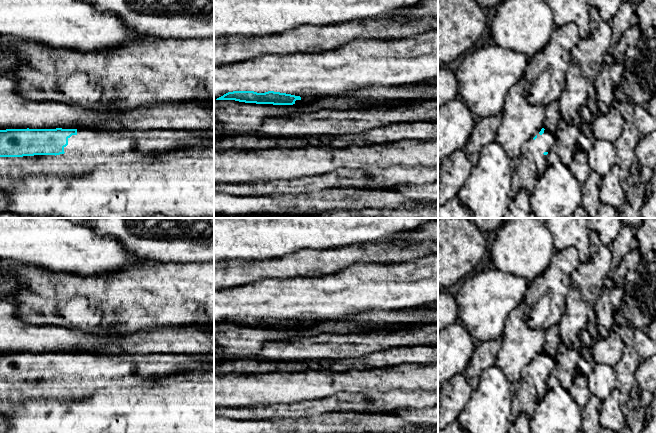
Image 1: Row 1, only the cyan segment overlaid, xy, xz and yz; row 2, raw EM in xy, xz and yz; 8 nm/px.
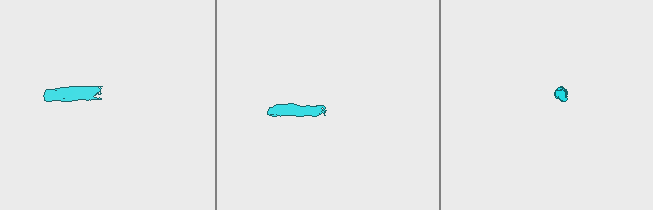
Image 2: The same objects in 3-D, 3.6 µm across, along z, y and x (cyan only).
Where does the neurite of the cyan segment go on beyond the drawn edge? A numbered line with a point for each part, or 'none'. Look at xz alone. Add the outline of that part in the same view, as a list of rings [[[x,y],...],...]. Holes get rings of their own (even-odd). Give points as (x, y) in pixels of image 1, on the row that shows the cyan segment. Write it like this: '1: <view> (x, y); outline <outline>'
1: xz (392, 93); outline [[[397,87],[389,88],[367,88],[364,90],[354,90],[347,91],[339,94],[320,94],[313,91],[304,91],[295,96],[300,96],[300,100],[296,100],[295,104],[312,104],[320,100],[326,100],[329,98],[342,98],[342,99],[351,99],[358,102],[362,101],[372,101],[376,100],[378,102],[384,102],[386,100],[396,101],[396,100],[405,100],[405,99],[415,99],[417,97],[424,97],[424,93],[421,92],[410,92],[400,90]]]

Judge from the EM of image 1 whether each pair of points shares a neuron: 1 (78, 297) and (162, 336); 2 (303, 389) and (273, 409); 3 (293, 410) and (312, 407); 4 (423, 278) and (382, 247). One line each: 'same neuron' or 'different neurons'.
1: different neurons
2: different neurons
3: same neuron
4: different neurons

